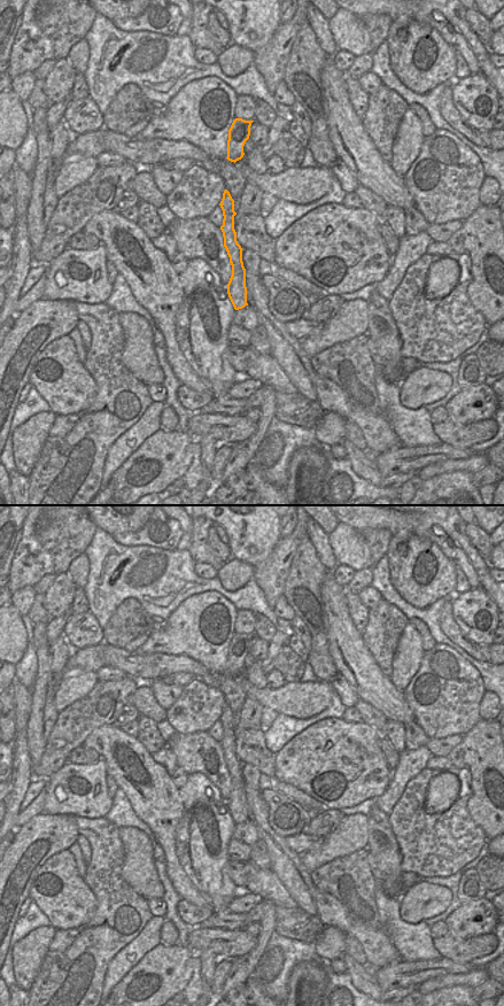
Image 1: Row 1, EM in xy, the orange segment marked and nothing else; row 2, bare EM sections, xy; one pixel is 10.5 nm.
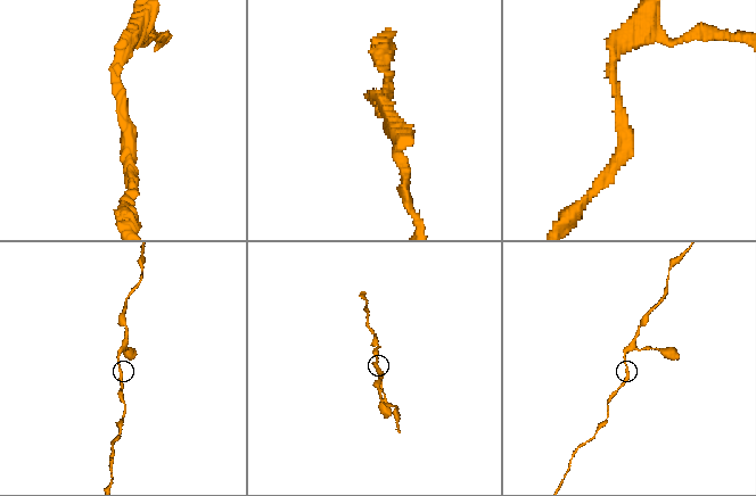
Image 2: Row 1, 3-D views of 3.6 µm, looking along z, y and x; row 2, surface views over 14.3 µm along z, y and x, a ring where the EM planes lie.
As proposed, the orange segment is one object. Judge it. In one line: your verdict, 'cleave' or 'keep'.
keep

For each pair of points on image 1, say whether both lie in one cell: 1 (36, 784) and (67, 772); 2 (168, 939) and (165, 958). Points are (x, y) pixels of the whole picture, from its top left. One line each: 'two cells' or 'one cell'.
1: two cells
2: two cells

